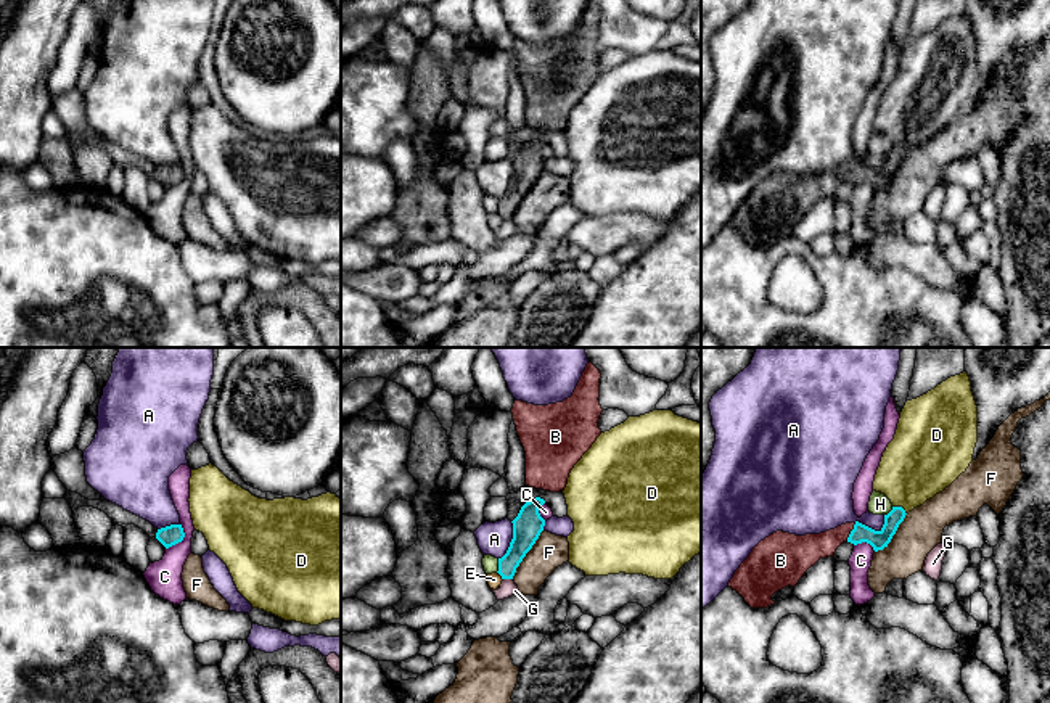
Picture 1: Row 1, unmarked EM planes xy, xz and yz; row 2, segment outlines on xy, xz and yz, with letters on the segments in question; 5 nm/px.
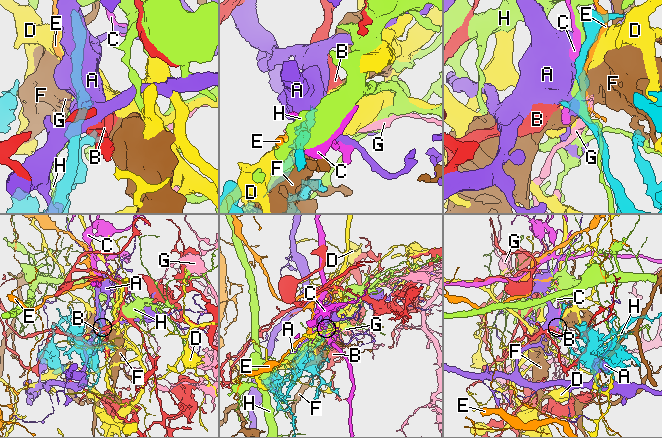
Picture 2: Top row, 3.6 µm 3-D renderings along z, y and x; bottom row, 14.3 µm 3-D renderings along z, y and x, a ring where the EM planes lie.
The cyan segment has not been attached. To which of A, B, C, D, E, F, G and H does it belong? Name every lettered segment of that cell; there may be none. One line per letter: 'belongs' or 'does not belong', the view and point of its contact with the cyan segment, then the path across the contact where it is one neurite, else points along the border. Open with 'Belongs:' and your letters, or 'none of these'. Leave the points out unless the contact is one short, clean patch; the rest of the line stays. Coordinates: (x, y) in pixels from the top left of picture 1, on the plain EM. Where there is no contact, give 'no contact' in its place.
Belongs: B
A: does not belong; meets cyan in xz at (512, 180)
B: belongs; meets cyan in yz at (851, 171); runs through yz (878, 179), (851, 171), (806, 190)
C: does not belong; meets cyan in xy at (182, 179)
D: does not belong; meets cyan in yz at (901, 147)
E: does not belong; meets cyan in xz at (500, 214)
F: does not belong; meets cyan in xz at (526, 192)
G: does not belong; meets cyan in xz at (508, 217); border along xz (504, 217), (512, 219)
H: does not belong; meets cyan in xz at (499, 205)

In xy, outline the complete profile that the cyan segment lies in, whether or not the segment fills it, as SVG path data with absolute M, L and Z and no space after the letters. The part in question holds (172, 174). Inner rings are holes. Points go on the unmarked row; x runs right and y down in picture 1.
M170 164L166 167L158 169L156 179L166 187L172 187L178 182L182 182L185 177L182 164Z

